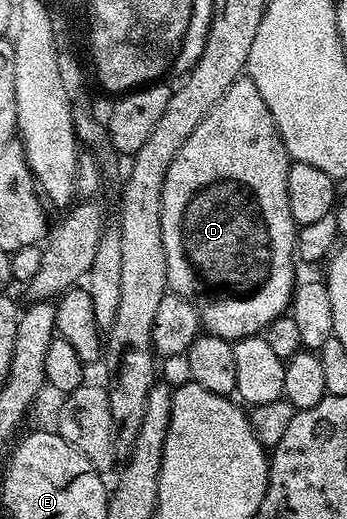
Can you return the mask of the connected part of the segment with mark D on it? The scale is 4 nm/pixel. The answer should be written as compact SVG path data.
M241 76L236 79L228 91L214 104L211 112L204 117L202 124L190 132L186 144L178 148L178 156L174 156L174 164L166 172L166 180L162 188L162 244L166 248L166 272L168 273L168 290L184 298L196 309L199 325L205 331L219 338L235 340L259 335L279 314L285 313L292 304L292 291L298 285L296 278L296 221L290 216L290 200L286 188L286 176L290 159L280 139L278 128L274 124L274 116L270 116L270 108L266 108L266 100L262 100L262 92L254 88L251 78Z

